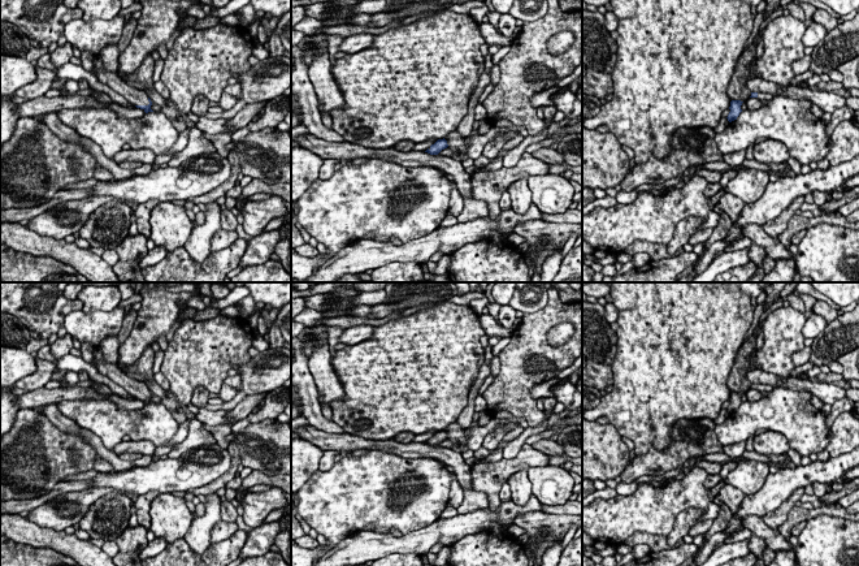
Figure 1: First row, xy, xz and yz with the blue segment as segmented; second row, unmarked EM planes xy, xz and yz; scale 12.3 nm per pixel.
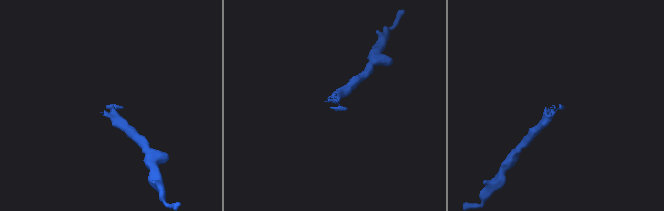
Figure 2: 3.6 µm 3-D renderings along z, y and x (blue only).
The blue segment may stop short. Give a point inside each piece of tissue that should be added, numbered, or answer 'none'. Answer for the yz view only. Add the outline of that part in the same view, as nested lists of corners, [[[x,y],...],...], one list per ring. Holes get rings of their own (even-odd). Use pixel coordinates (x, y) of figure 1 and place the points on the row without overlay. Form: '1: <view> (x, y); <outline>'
none

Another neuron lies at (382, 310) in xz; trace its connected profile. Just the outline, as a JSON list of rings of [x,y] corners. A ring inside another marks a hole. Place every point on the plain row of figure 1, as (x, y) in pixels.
[[[379,303],[372,306],[372,312],[369,314],[368,319],[383,319],[391,314],[394,314],[394,310],[390,304]]]

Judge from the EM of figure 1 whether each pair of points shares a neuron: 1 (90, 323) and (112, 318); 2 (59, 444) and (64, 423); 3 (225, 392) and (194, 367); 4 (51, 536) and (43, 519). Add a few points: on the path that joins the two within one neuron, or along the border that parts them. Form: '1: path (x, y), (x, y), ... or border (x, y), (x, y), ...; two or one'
1: path (95, 323), (107, 323); one
2: border (43, 414), (60, 430), (77, 433), (89, 444); two
3: border (222, 383), (216, 393); two
4: border (25, 517), (40, 526), (63, 531); two

